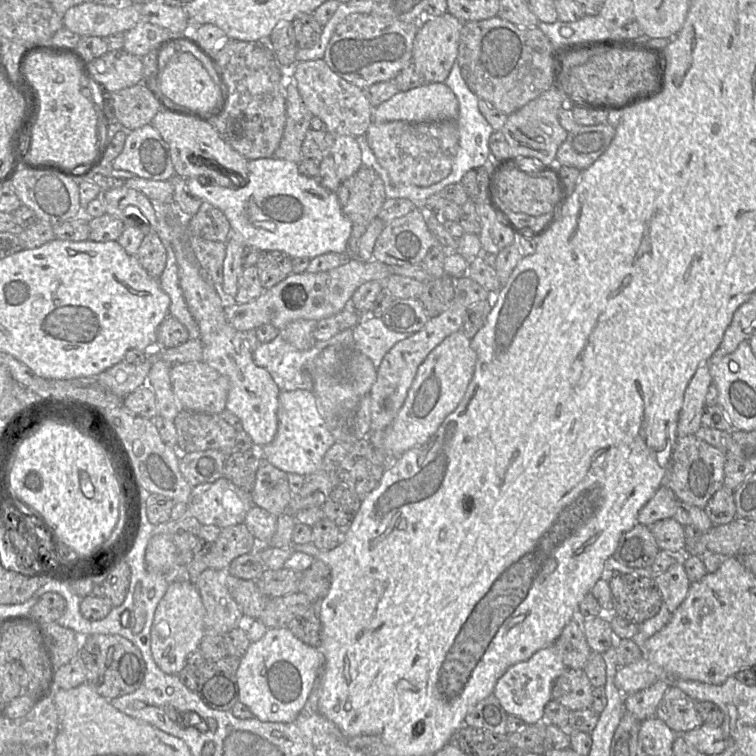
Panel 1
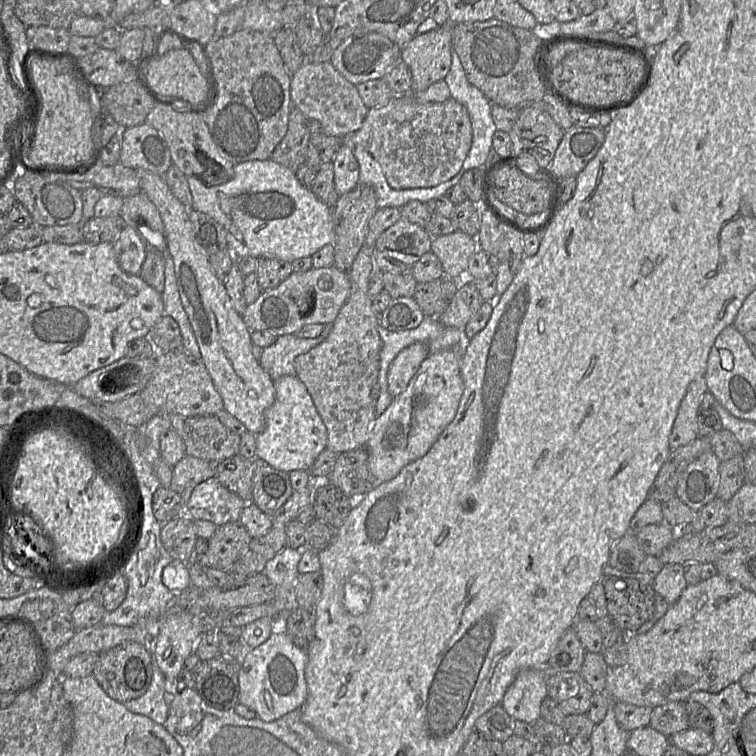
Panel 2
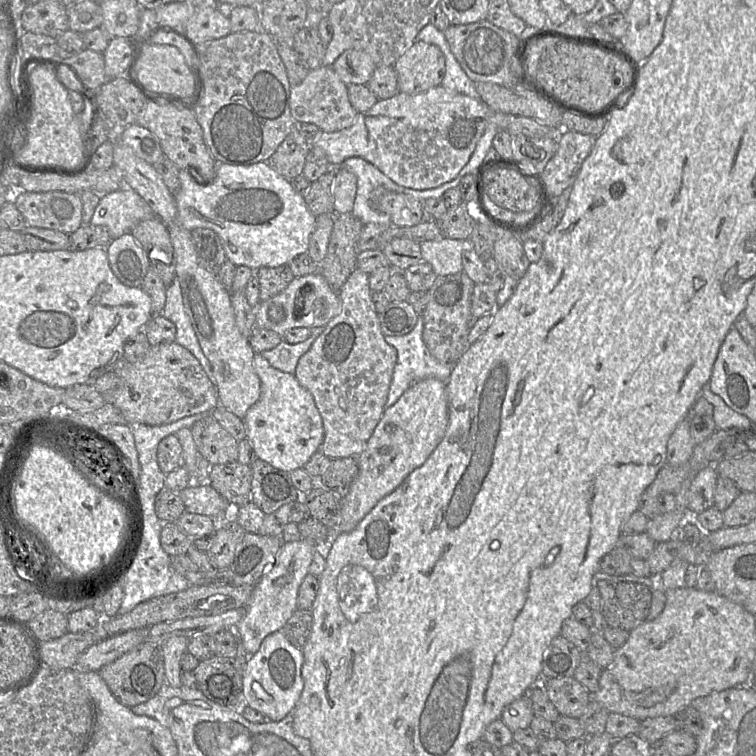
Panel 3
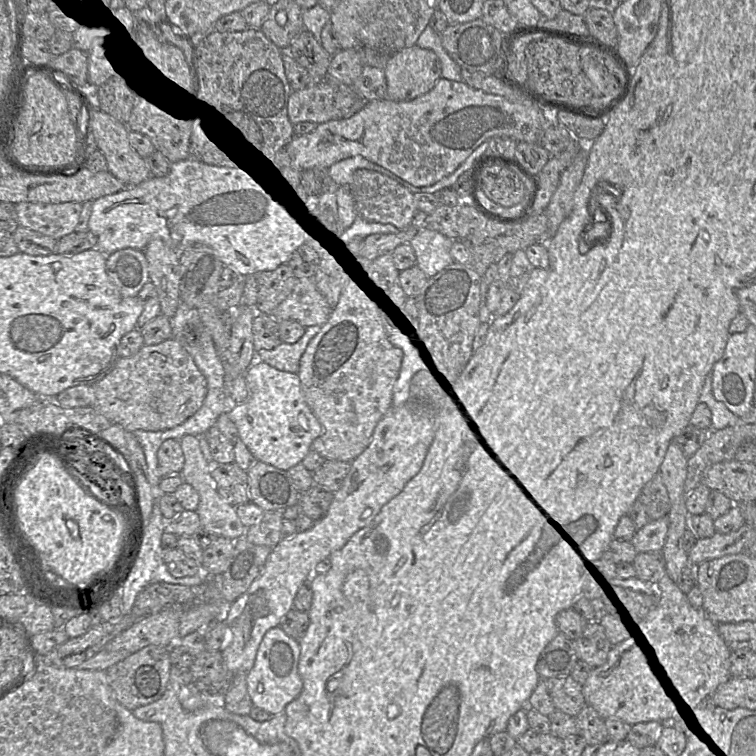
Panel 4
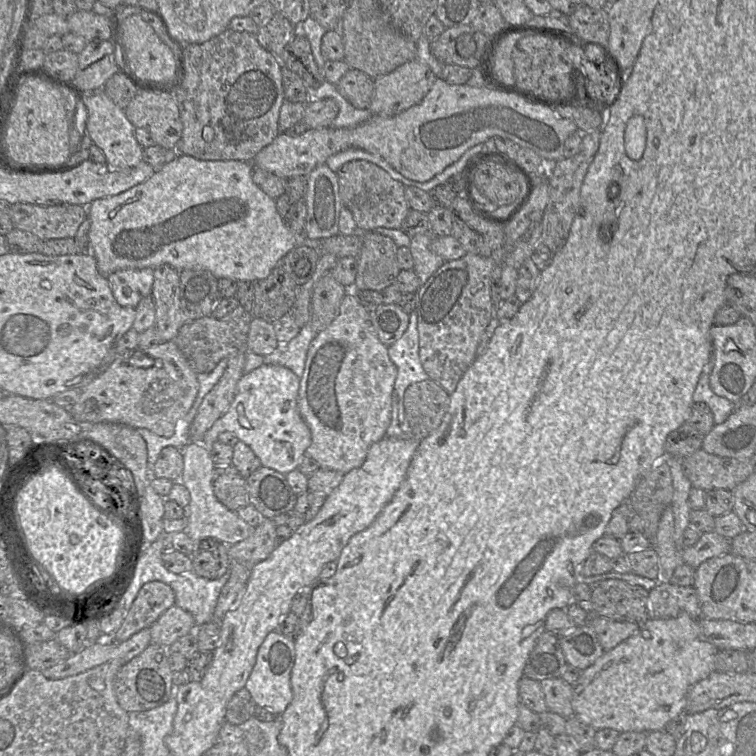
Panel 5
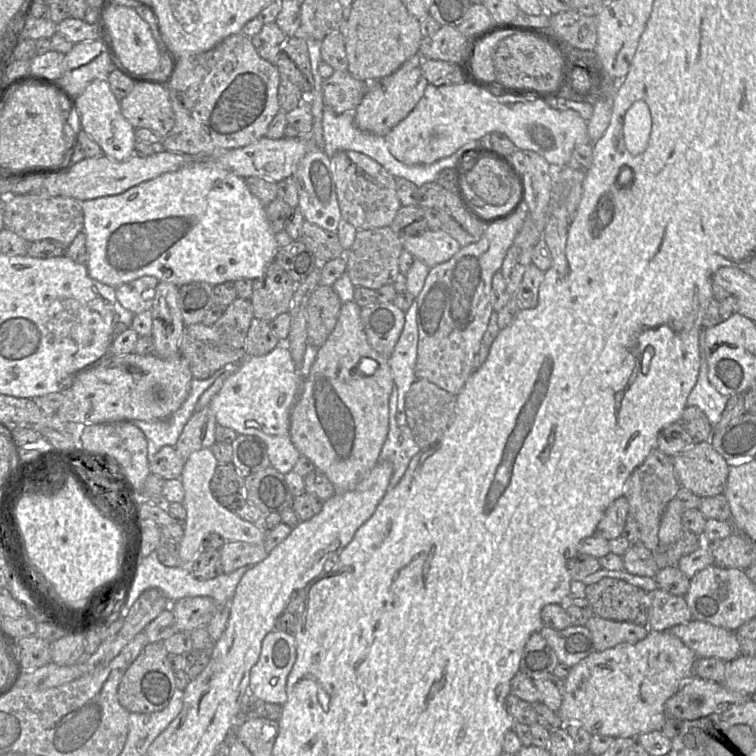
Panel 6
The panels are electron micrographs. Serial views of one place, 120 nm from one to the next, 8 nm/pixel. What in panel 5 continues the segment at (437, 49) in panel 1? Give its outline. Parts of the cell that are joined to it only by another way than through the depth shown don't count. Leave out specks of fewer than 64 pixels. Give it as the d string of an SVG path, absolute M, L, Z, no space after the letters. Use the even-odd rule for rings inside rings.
M417 59L374 79L374 92L368 110L389 117L422 101L437 77Z

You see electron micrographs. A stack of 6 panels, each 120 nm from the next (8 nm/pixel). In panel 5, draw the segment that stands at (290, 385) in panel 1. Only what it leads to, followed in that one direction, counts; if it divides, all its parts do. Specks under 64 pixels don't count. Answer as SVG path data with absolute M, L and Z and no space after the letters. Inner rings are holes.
M309 322L288 343L279 343L271 354L263 356L263 364L284 366L301 378L309 346L318 333Z

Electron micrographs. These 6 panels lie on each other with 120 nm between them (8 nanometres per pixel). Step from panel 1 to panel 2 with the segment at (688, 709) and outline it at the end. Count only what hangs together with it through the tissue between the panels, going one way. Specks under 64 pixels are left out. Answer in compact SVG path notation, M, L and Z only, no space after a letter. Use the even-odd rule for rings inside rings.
M673 701L652 709L649 726L666 737L690 727L687 701Z

